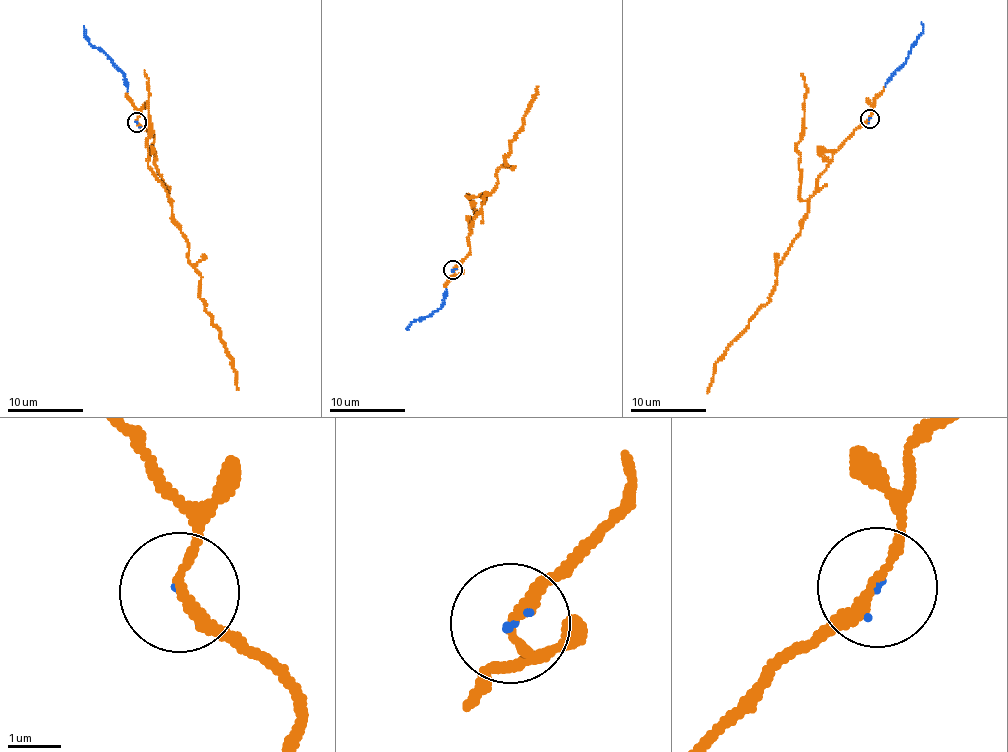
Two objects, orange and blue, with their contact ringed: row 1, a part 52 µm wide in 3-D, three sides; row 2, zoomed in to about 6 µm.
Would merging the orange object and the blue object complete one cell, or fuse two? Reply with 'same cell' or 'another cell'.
same cell

